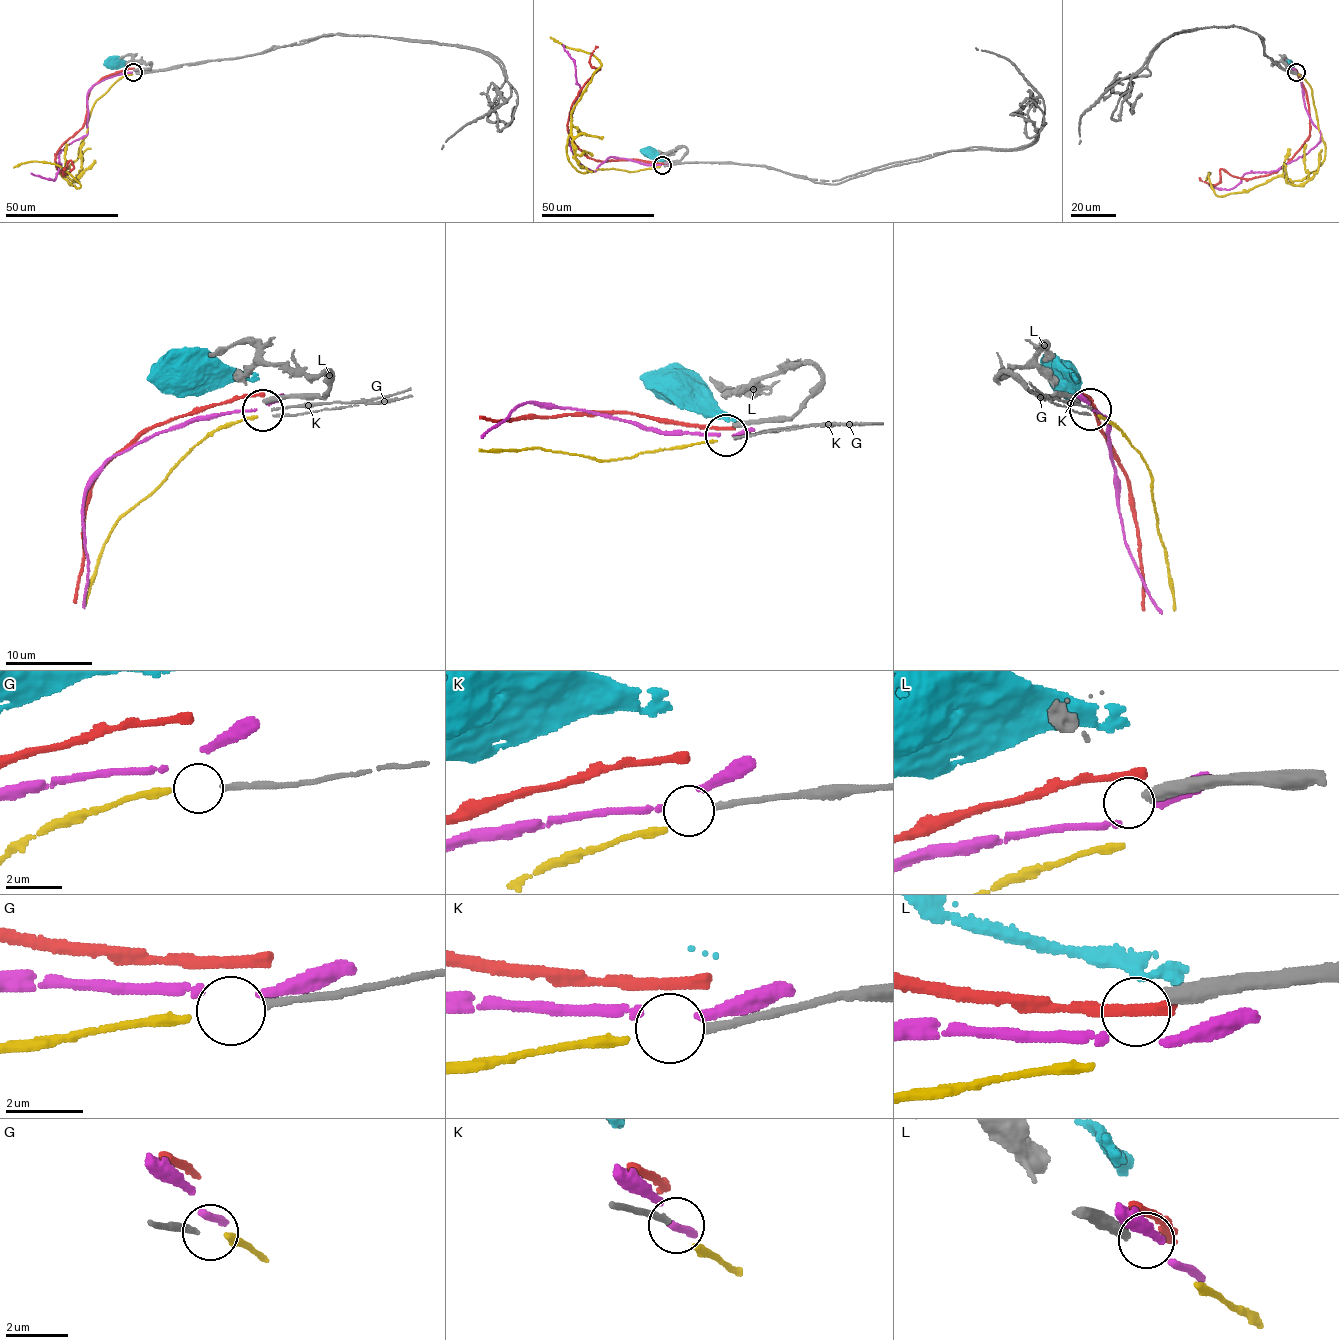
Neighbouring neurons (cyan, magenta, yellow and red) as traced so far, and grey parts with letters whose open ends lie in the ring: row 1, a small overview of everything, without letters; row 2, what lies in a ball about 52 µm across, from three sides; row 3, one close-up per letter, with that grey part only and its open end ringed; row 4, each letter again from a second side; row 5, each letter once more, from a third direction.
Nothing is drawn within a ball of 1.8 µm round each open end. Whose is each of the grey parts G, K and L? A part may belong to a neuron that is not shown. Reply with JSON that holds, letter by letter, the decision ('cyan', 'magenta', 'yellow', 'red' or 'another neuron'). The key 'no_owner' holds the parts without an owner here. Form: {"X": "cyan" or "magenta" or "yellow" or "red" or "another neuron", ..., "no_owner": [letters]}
{"G": "another neuron", "K": "another neuron", "L": "another neuron", "no_owner": ["G", "K", "L"]}

